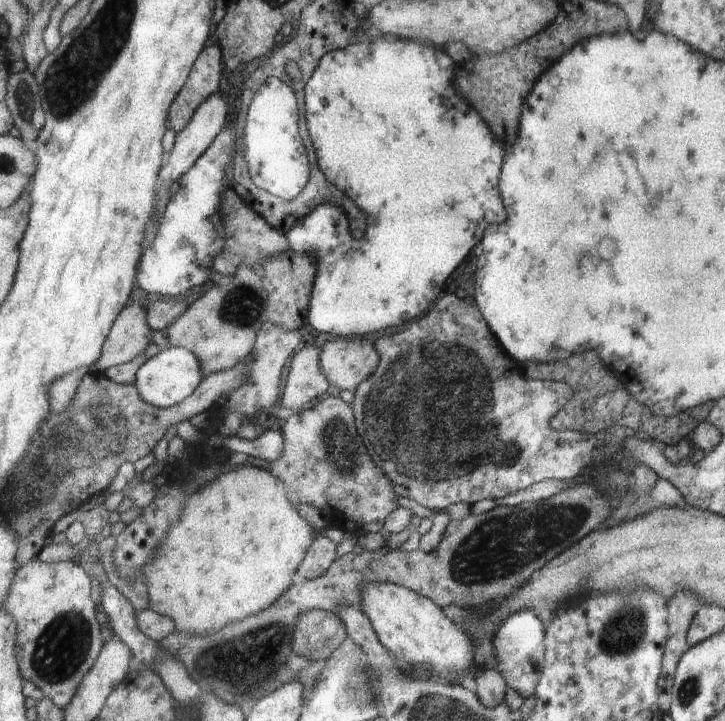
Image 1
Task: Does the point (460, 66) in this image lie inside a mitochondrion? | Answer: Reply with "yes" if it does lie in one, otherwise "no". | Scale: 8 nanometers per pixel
no

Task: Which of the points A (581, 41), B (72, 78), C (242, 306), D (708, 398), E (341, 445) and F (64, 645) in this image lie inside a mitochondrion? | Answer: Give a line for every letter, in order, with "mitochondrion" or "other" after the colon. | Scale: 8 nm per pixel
A: other
B: mitochondrion
C: mitochondrion
D: other
E: mitochondrion
F: mitochondrion

